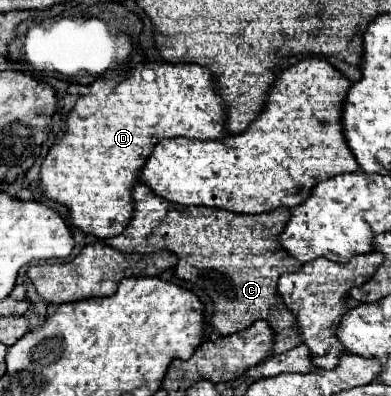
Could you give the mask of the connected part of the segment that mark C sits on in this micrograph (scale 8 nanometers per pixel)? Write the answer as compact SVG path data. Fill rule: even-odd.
M143 183L135 185L133 201L135 201L135 211L133 211L133 219L131 219L129 227L121 235L107 239L105 241L107 245L121 249L123 253L155 253L161 249L173 251L179 257L179 263L175 269L177 277L201 287L213 299L215 313L213 313L211 323L221 335L239 333L239 331L247 329L249 325L253 325L255 321L265 319L269 325L273 325L273 331L275 331L275 345L273 345L275 355L301 345L297 319L287 309L287 305L283 303L283 299L277 293L279 277L283 273L295 273L303 267L303 263L295 261L277 241L277 237L281 235L281 229L285 229L285 225L291 217L291 209L279 207L275 211L261 213L261 215L239 215L239 213L213 209L213 207L185 207L185 205L165 201L163 197L155 195Z

